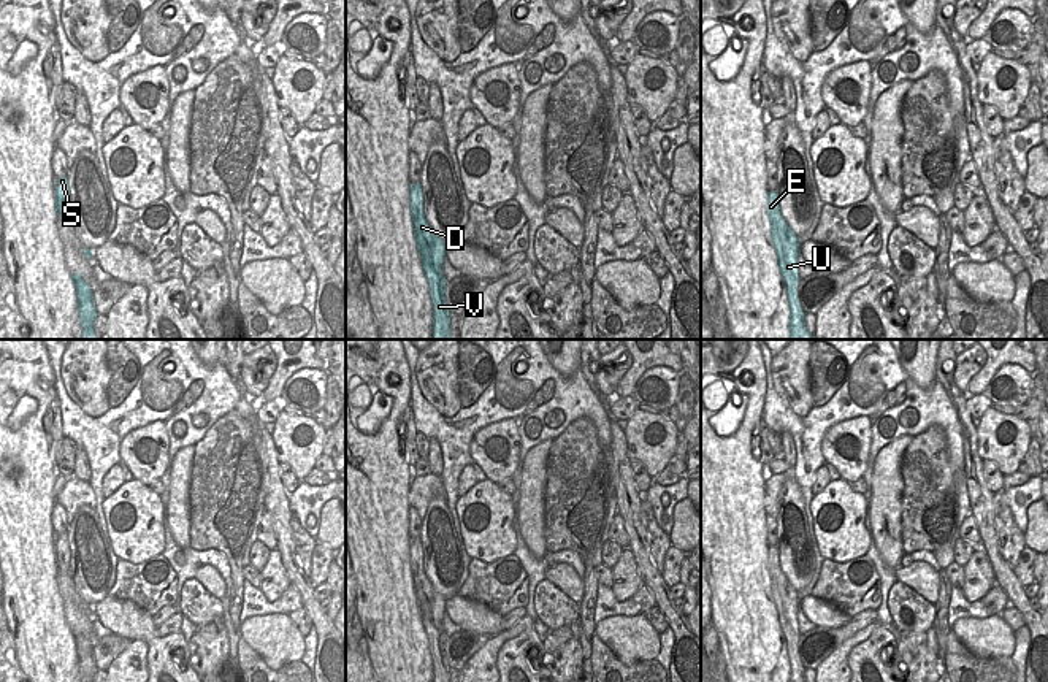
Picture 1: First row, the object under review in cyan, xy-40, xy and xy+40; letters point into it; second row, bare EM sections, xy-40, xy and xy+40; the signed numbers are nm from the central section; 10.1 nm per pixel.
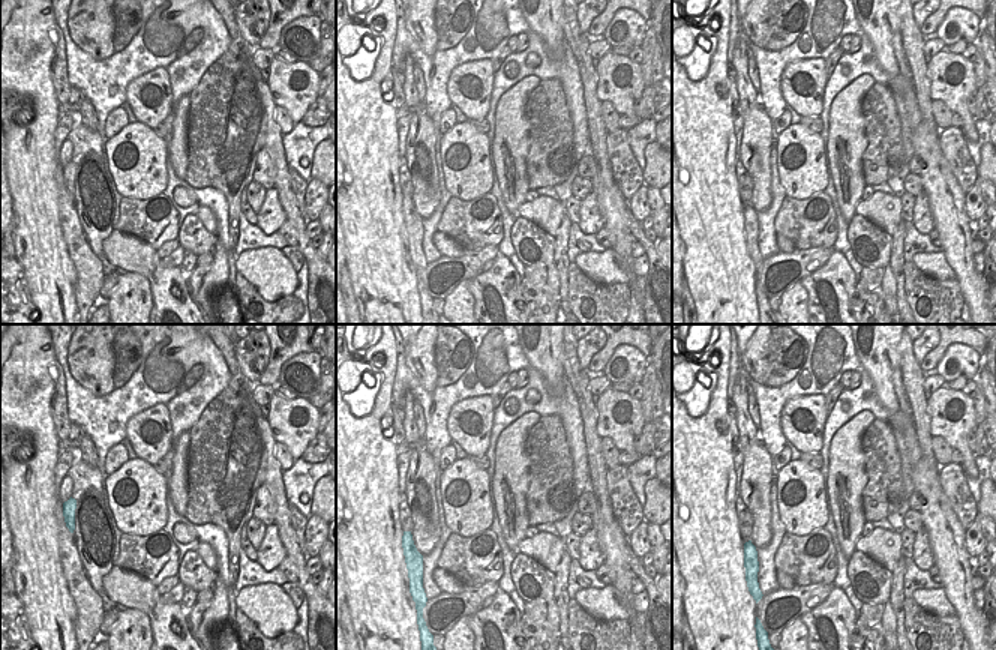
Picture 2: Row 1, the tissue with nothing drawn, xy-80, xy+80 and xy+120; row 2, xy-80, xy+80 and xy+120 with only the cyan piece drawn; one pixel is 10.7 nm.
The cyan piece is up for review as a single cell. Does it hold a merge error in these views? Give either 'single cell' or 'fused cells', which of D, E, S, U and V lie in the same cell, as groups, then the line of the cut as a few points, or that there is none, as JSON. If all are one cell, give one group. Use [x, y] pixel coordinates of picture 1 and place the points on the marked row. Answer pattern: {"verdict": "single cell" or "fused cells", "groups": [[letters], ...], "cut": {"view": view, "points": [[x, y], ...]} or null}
{"verdict": "single cell", "groups": [["D", "E", "S", "U", "V"]], "cut": null}

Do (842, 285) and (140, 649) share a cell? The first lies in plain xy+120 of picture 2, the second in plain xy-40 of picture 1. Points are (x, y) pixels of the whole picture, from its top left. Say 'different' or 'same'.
different

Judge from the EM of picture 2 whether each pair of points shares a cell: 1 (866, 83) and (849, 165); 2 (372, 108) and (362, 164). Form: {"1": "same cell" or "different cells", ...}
{"1": "same cell", "2": "same cell"}

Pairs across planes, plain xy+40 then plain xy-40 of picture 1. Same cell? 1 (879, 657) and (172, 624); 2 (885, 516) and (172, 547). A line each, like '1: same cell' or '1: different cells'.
1: different cells
2: different cells

